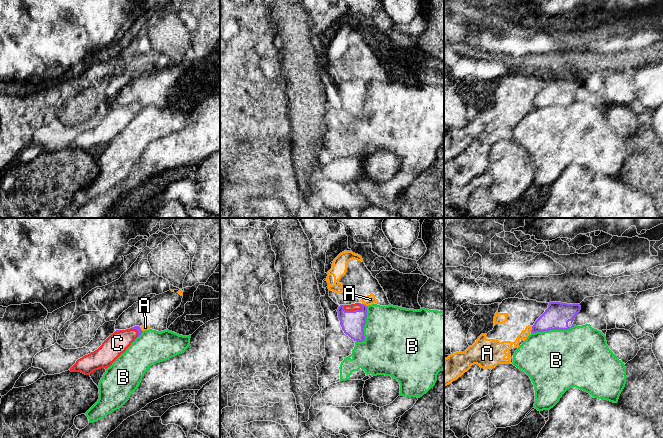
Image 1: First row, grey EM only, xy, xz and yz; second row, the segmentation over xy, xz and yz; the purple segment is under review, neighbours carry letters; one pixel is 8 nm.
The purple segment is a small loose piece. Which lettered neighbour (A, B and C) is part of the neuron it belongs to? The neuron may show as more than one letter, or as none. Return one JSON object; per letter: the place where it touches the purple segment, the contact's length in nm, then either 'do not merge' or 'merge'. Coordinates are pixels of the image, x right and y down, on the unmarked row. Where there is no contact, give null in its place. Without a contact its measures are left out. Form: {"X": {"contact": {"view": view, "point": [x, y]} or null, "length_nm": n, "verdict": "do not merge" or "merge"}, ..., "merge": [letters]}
{"A": {"contact": {"view": "yz", "point": [532, 105]}, "length_nm": 50, "verdict": "do not merge"}, "B": {"contact": {"view": "yz", "point": [552, 105]}, "length_nm": 360, "verdict": "do not merge"}, "C": {"contact": {"view": "xz", "point": [351, 87]}, "length_nm": 160, "verdict": "merge"}, "merge": ["C"]}

